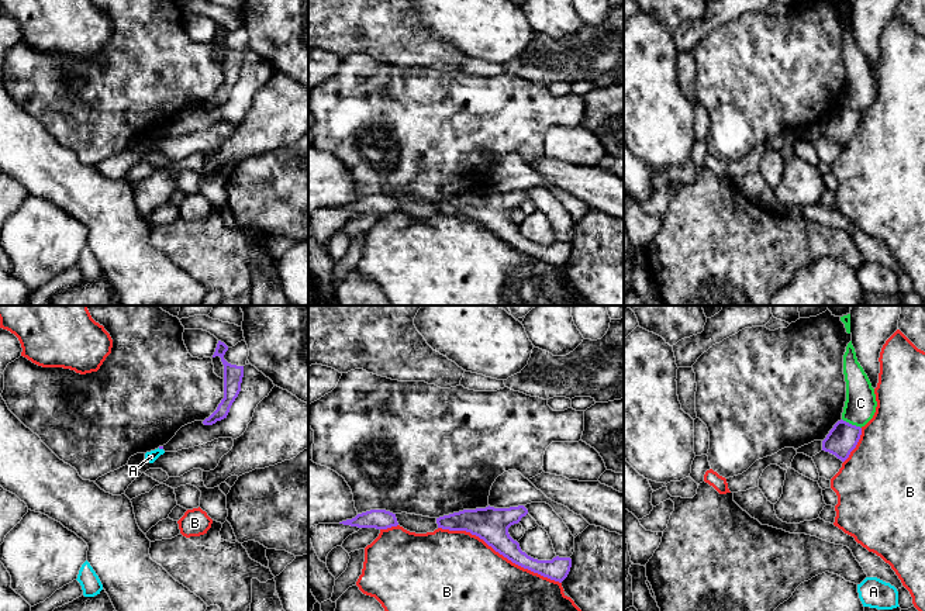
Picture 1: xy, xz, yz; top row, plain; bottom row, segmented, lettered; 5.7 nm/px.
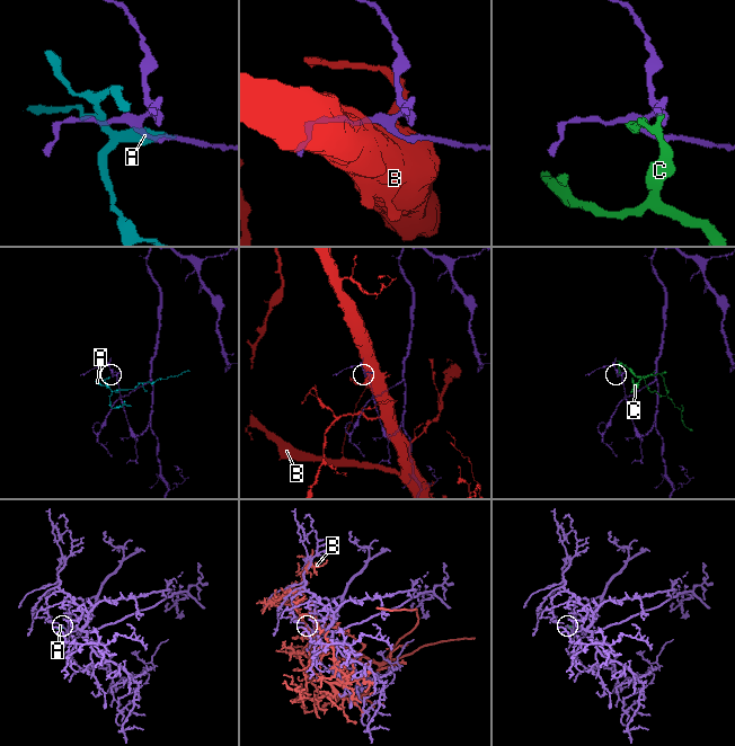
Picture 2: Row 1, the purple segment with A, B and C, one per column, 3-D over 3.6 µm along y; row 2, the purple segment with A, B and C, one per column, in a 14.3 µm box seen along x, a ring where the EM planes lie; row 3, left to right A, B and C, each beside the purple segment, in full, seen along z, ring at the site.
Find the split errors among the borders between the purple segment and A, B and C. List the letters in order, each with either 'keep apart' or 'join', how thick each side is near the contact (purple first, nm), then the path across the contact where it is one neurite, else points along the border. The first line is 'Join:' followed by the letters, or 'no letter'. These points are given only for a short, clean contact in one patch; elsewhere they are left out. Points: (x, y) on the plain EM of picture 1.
Join: no letter
A: keep apart; 20 nm thick on the purple side, 70 nm on the other; border along xy (158, 133), (162, 134)
B: keep apart; 200 nm thick on the purple side, 500 nm on the other
C: keep apart; 170 nm thick on the purple side, 180 nm on the other

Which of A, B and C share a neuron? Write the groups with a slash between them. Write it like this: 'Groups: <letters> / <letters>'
Groups: A / B / C

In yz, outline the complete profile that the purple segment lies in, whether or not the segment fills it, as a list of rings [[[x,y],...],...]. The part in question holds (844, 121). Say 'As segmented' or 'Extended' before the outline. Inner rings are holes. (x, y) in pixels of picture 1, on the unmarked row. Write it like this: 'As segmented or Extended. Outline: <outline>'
As segmented. Outline: [[[843,104],[838,106],[822,125],[822,135],[835,139],[845,146],[856,132],[862,120],[862,113]]]

